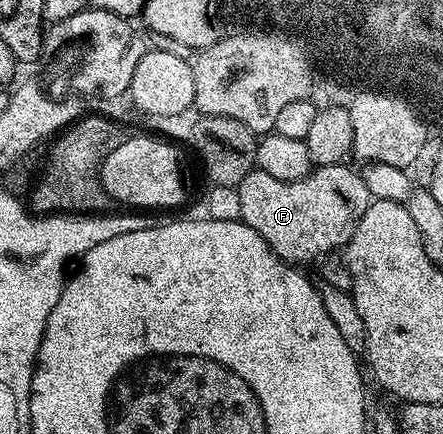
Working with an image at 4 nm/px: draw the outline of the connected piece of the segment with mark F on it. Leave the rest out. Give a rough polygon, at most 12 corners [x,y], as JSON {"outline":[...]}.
{"outline":[[361,171],[249,172],[242,223],[295,266],[345,249],[372,203]]}

